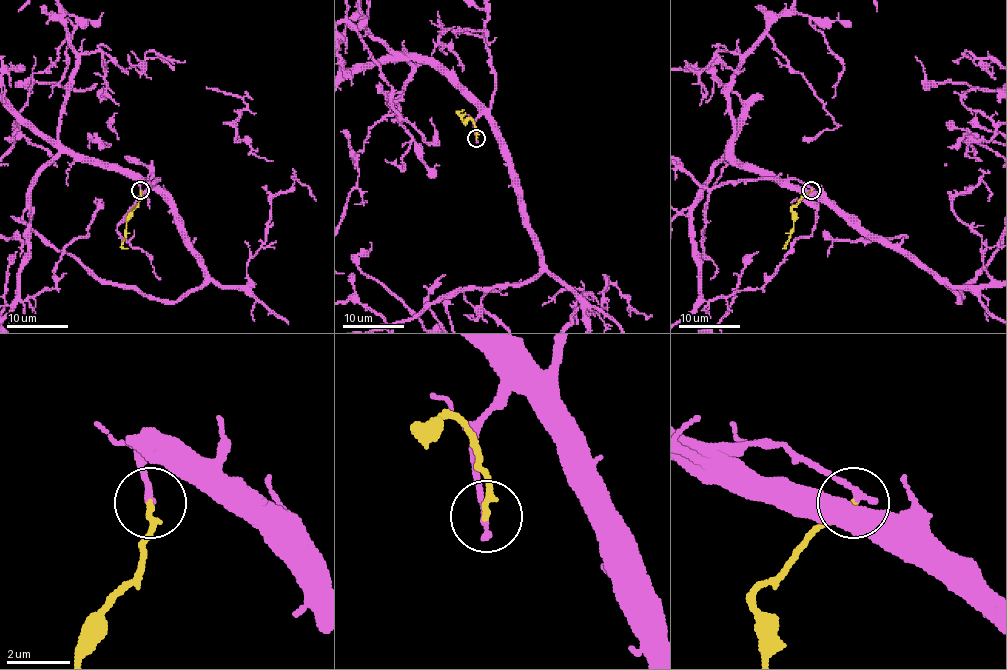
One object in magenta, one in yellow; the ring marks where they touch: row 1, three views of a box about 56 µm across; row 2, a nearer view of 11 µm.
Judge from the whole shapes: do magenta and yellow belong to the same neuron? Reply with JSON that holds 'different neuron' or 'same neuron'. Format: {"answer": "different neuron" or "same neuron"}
{"answer": "same neuron"}

